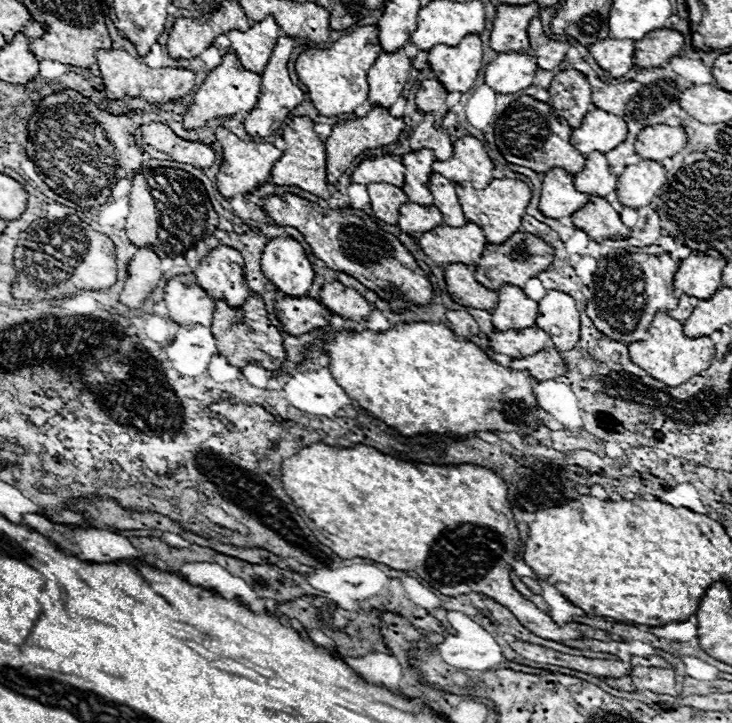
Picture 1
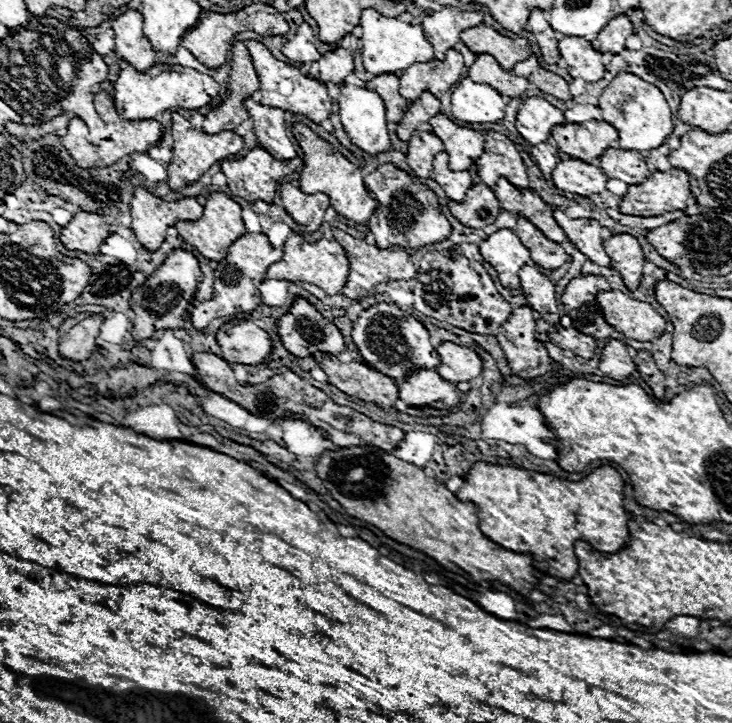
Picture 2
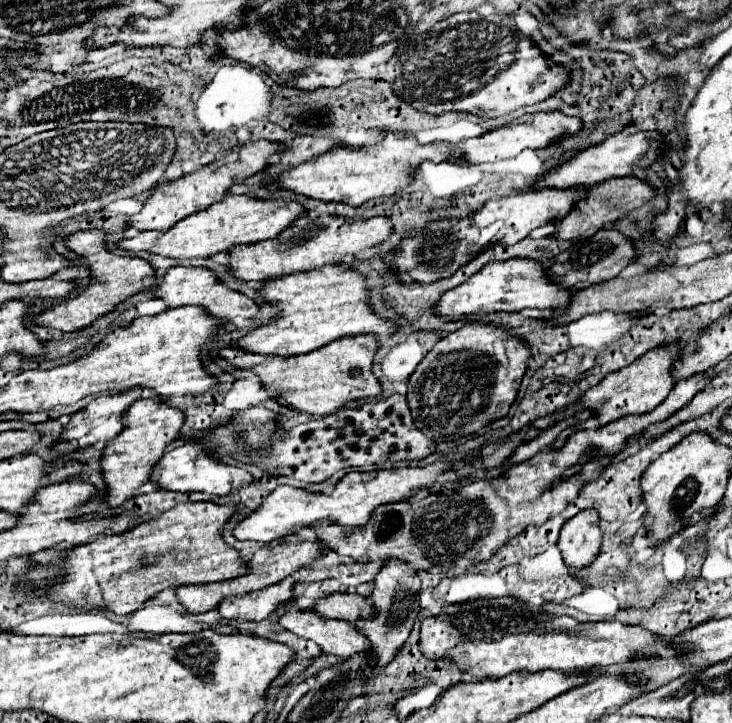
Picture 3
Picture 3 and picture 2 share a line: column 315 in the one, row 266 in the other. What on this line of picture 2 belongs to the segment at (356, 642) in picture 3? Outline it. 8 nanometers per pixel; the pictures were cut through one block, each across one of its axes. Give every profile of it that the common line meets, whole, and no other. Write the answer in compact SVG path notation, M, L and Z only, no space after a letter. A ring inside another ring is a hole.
M614 234L610 238L604 238L604 250L608 252L612 268L618 270L626 288L636 290L640 286L642 264L646 260L638 240L630 234Z

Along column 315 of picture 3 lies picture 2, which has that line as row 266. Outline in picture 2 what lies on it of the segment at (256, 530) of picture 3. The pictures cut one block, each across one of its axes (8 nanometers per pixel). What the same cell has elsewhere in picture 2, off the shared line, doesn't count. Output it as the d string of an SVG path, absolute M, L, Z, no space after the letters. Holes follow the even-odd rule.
M498 230L480 244L480 254L490 262L500 278L500 284L510 290L520 290L518 272L530 262L530 250L510 230Z

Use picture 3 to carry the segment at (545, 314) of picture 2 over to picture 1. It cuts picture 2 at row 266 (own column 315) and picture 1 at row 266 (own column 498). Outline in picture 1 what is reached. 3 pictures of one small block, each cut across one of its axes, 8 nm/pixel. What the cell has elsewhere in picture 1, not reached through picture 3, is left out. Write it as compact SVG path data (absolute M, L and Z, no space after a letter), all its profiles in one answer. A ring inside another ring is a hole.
M516 232L504 244L486 244L484 256L480 258L474 274L476 274L476 280L480 280L480 284L492 290L500 290L502 284L514 284L518 288L524 288L528 278L544 272L544 268L552 264L554 260L552 252L554 250L538 236L528 234L528 232Z

